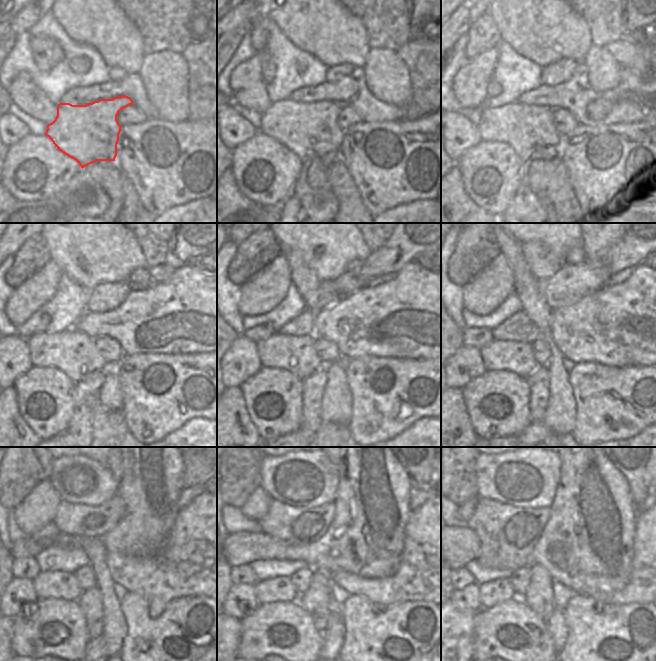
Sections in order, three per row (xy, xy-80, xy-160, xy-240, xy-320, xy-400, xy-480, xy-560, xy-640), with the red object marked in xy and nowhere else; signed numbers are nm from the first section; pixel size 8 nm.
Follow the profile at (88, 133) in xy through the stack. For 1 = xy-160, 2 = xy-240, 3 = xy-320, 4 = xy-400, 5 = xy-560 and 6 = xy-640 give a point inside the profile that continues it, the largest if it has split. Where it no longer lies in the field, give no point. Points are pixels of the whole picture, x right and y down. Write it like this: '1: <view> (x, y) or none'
1: xy-160 (525, 128)
2: xy-240 (74, 353)
3: xy-320 (297, 355)
4: xy-400 (514, 356)
5: xy-560 (278, 588)
6: xy-640 (494, 592)

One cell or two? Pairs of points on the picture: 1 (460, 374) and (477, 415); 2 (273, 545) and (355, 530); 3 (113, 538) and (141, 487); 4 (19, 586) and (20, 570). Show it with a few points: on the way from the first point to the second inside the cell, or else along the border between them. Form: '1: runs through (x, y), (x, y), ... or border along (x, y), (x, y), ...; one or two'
1: border along (485, 371), (479, 376), (472, 378), (462, 388); two
2: runs through (293, 552), (324, 552), (330, 546), (335, 546); one
3: runs through (126, 526), (141, 511), (141, 500); one
4: border along (13, 576), (29, 578), (32, 581); two

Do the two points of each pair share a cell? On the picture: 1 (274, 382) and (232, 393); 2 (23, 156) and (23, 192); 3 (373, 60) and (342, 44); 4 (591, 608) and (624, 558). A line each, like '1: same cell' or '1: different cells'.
1: different cells
2: same cell
3: different cells
4: different cells

